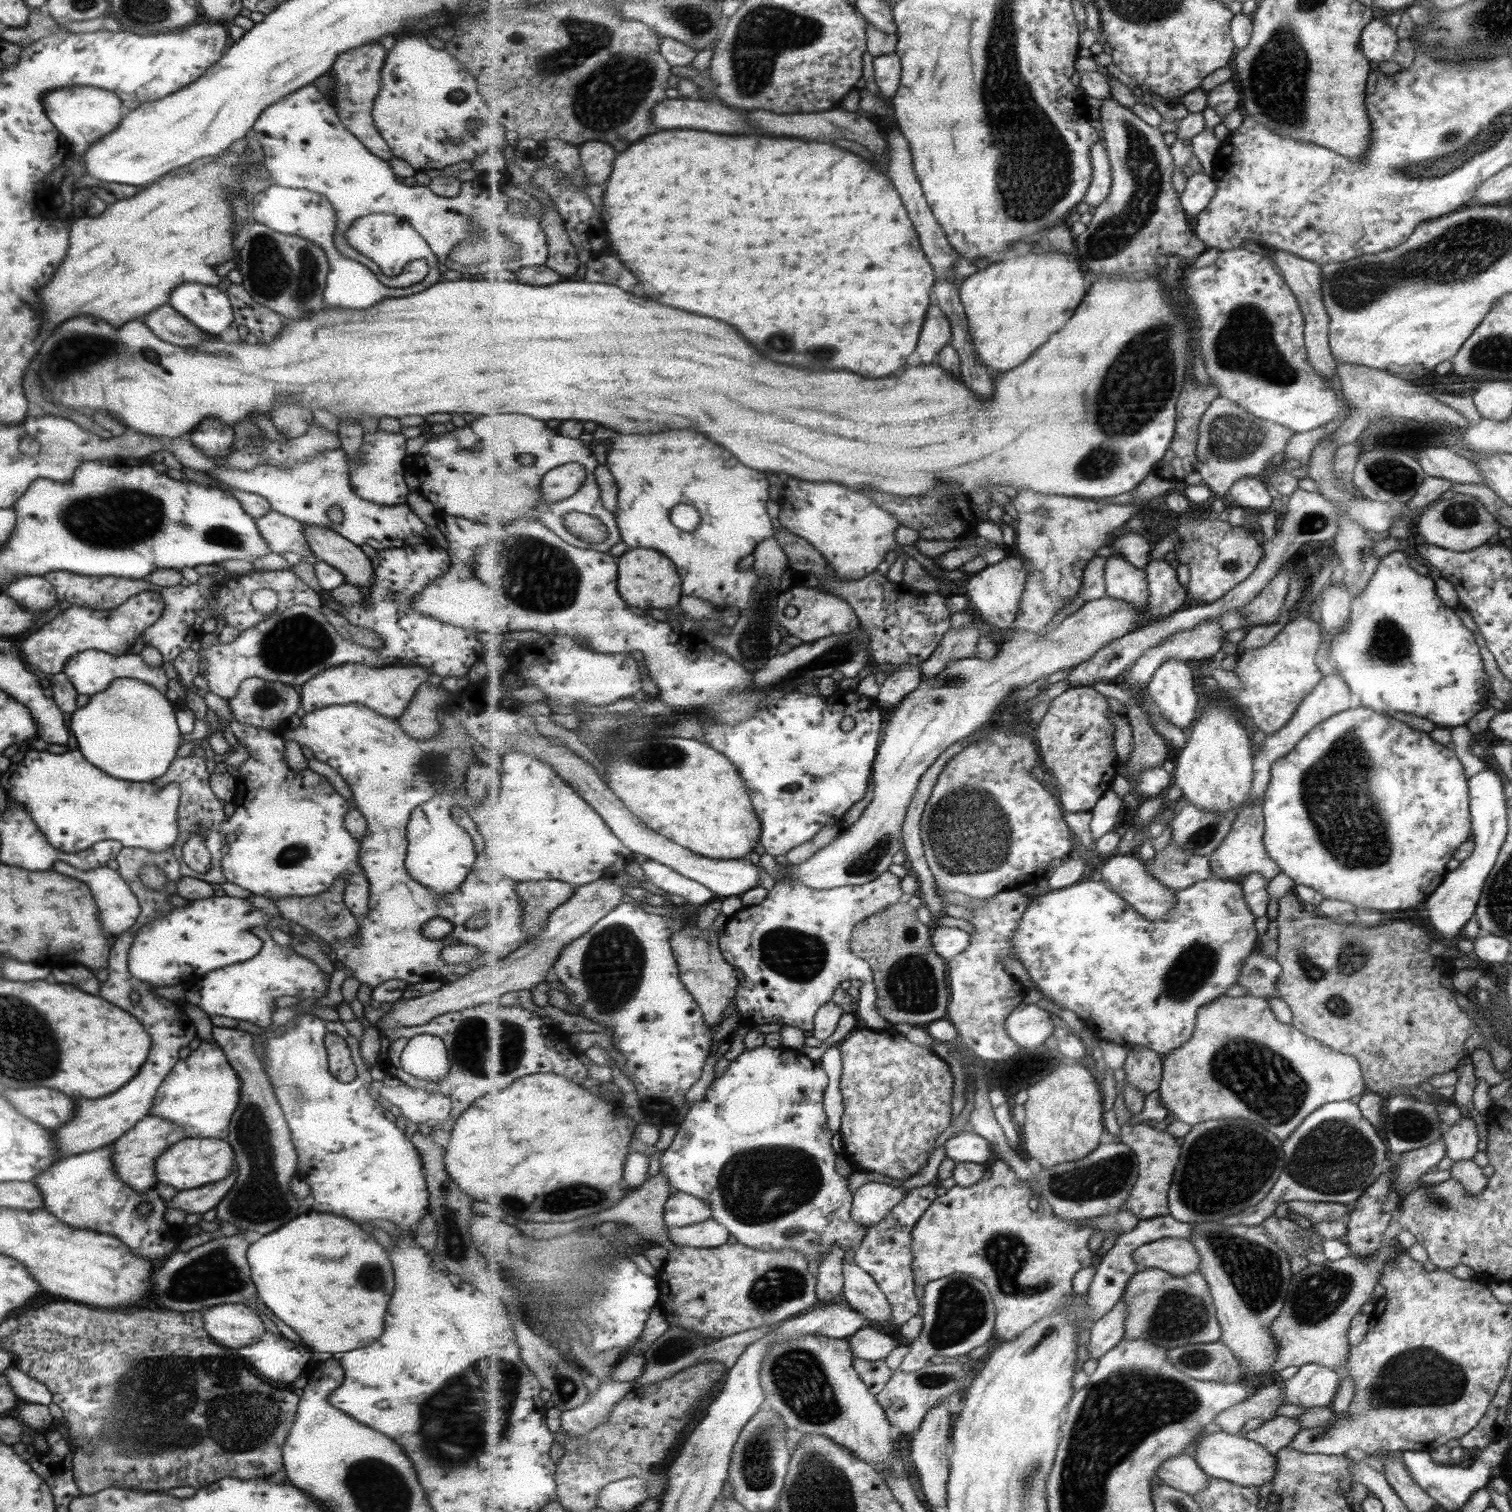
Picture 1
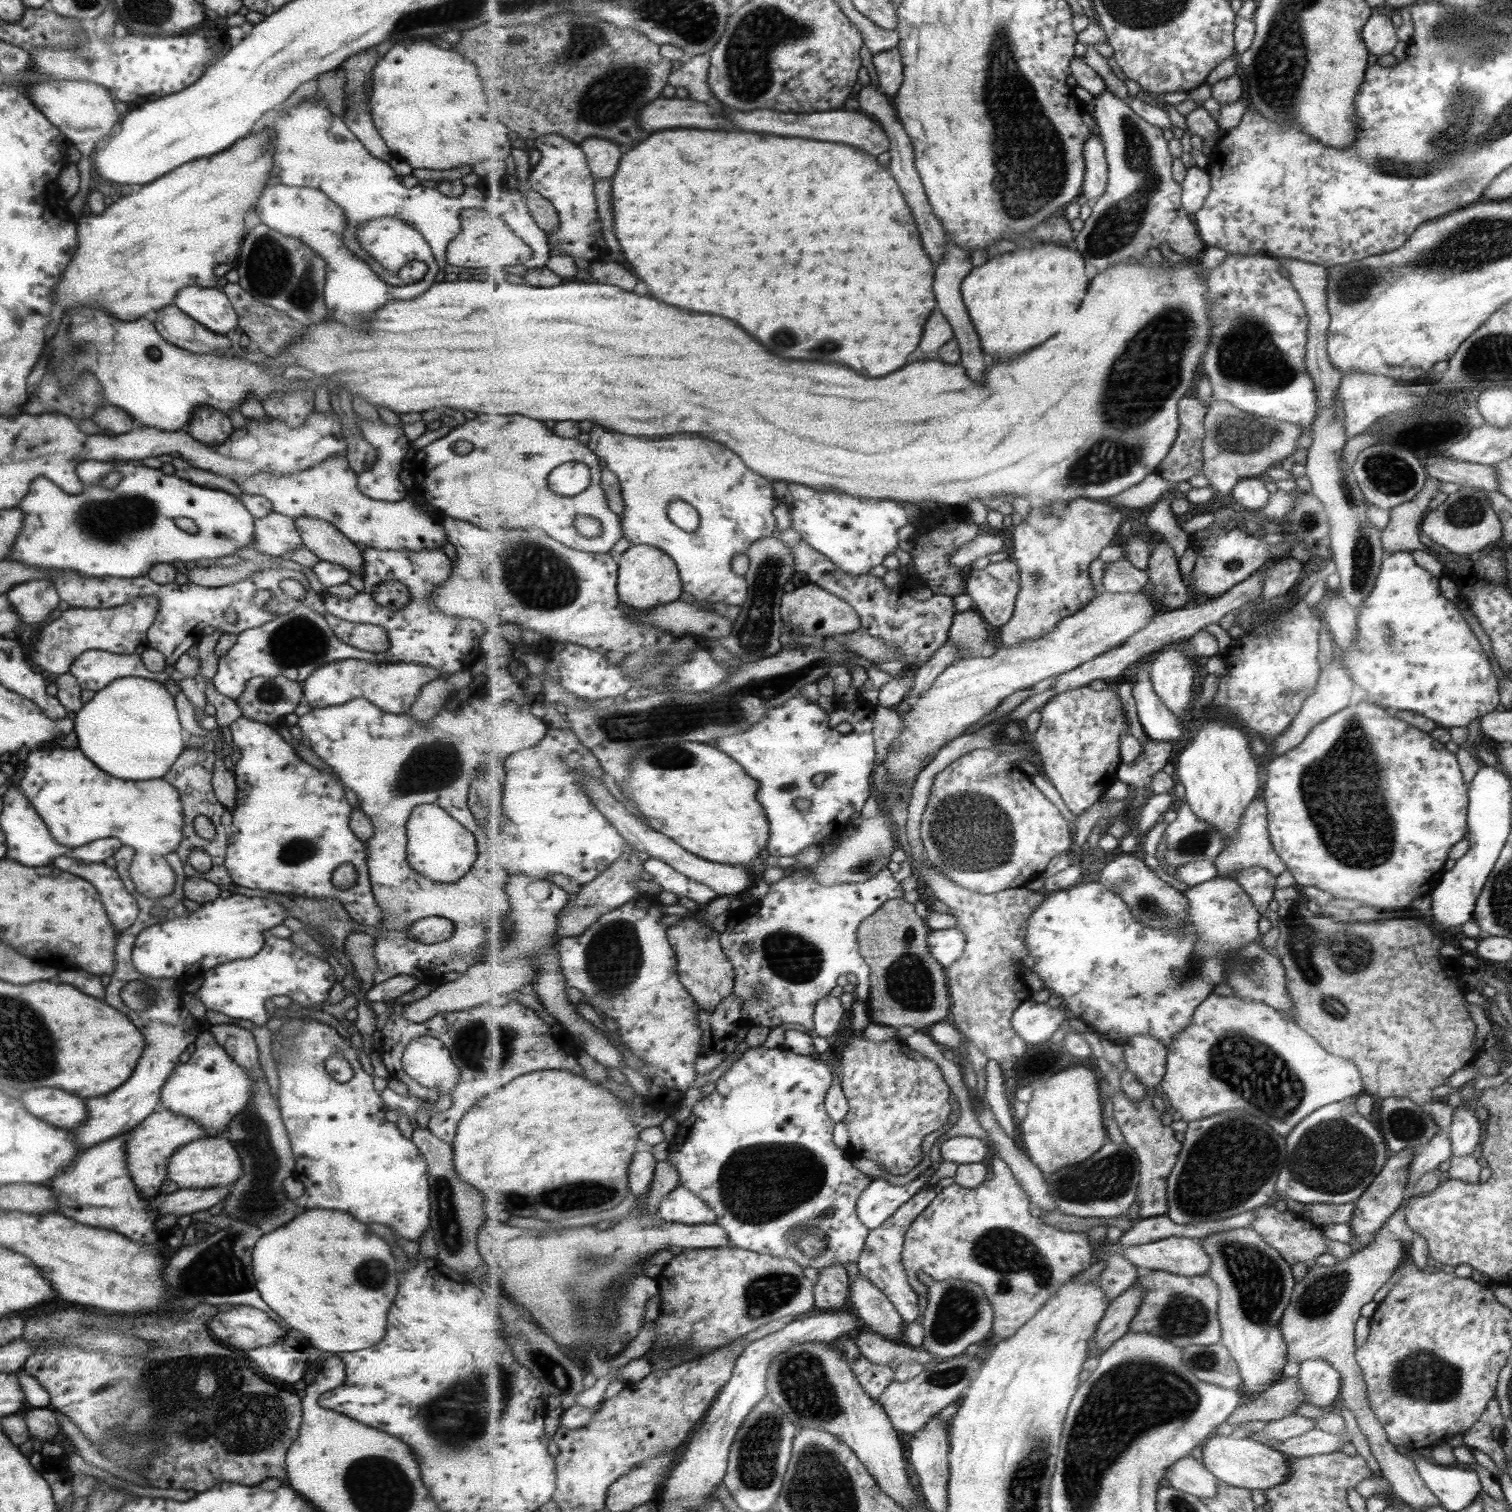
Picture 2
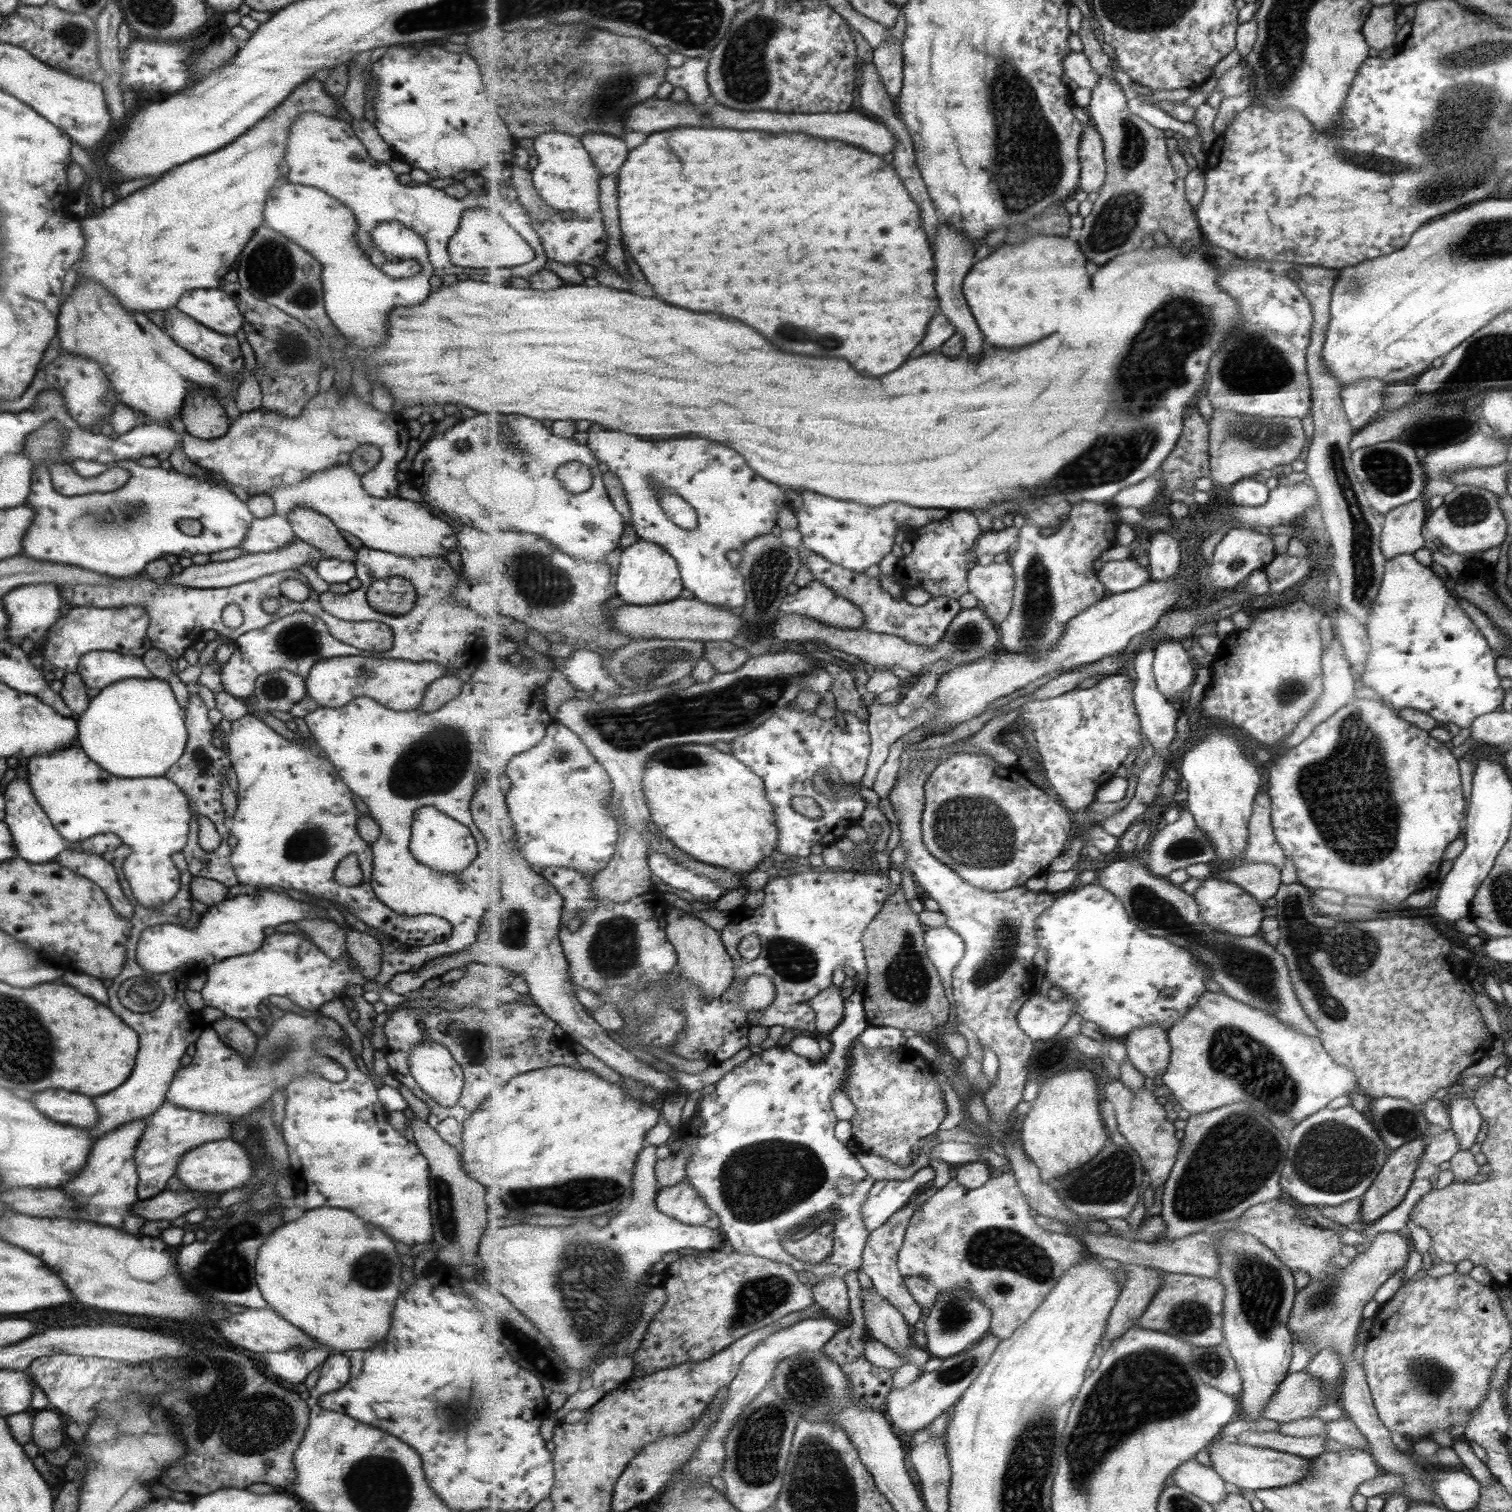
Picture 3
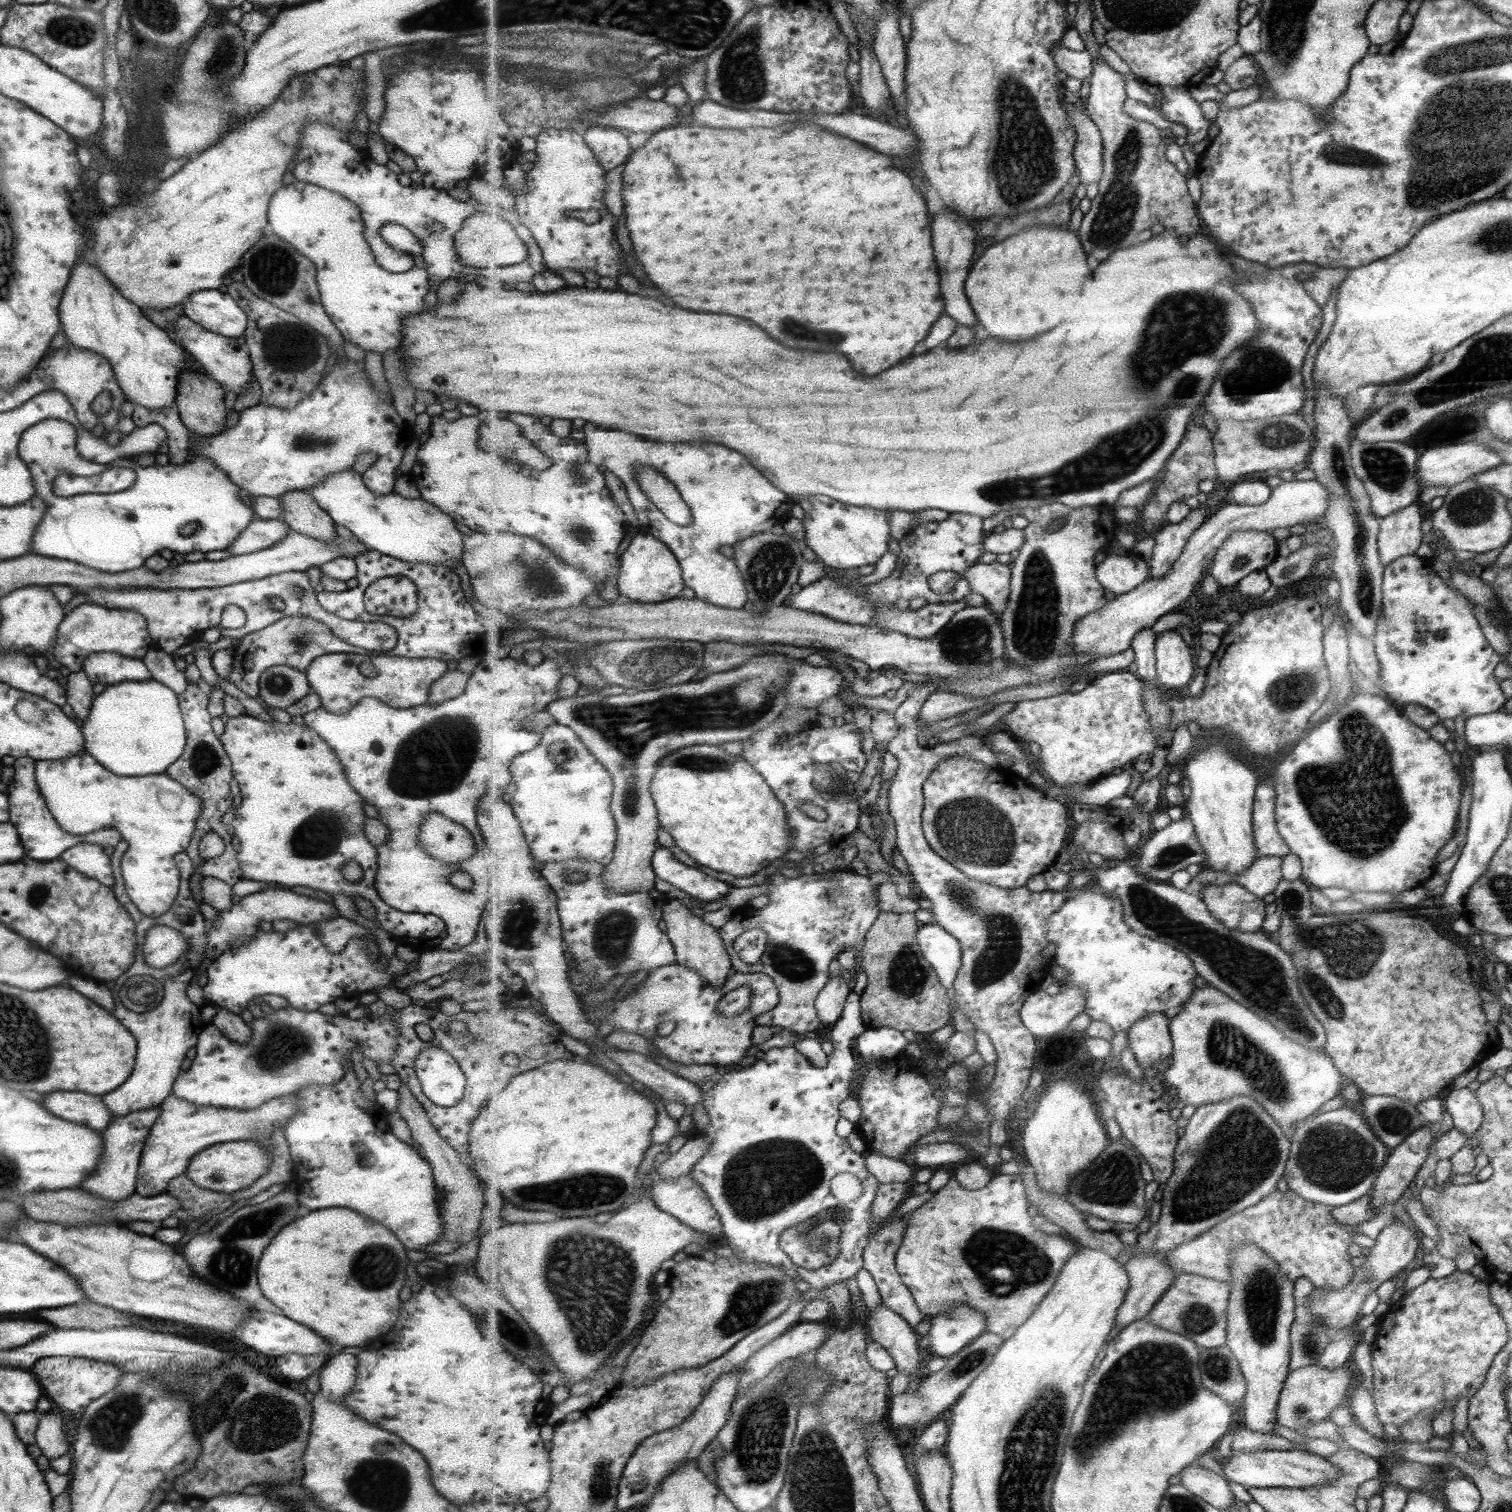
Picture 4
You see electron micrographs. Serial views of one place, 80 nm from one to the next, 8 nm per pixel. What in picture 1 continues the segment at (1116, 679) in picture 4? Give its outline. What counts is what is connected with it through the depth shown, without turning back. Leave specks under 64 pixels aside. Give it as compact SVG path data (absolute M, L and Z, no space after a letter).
M1078 686L1057 696L1042 717L1036 734L1039 751L1043 754L1045 772L1052 772L1058 781L1057 794L1064 810L1091 811L1101 797L1111 790L1118 775L1115 766L1117 752L1113 745L1115 724L1107 718L1111 702L1095 688Z

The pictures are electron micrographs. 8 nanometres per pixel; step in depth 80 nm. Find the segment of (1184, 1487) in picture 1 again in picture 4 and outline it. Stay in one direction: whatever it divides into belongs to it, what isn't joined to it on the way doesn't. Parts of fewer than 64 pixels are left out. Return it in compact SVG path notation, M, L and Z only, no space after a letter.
M1198 1464L1188 1466L1183 1470L1182 1484L1193 1494L1203 1497L1215 1508L1225 1510L1231 1508L1236 1502L1235 1494L1231 1492L1229 1481L1213 1470L1201 1467Z

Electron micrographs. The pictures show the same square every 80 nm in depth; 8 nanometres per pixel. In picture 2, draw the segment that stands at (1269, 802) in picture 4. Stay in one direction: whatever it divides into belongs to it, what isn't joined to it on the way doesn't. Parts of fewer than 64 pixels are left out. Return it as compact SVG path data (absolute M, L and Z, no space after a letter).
M1262 796L1249 805L1242 818L1241 826L1238 828L1238 833L1232 838L1231 842L1227 843L1226 849L1214 859L1214 863L1218 868L1219 876L1229 876L1231 872L1237 873L1241 869L1256 866L1267 868L1276 877L1285 872L1286 865L1279 858L1279 854L1277 854L1271 842L1270 826L1268 825L1268 806L1267 801Z

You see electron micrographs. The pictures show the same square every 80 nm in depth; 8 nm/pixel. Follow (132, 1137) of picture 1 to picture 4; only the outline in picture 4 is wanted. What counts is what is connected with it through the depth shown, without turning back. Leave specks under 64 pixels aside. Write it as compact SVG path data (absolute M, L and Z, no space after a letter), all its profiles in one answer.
M169 1095L160 1106L160 1116L155 1118L153 1127L145 1139L139 1165L136 1170L134 1192L142 1197L154 1197L165 1193L167 1183L187 1170L191 1157L208 1146L220 1142L249 1141L258 1136L269 1138L275 1125L284 1128L287 1120L295 1115L294 1096L267 1100L255 1110L231 1110L213 1106L195 1106L191 1102Z

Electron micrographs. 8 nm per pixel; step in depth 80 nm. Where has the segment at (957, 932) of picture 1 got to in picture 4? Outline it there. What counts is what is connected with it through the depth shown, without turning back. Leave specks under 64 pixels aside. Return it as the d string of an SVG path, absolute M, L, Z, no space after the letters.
M928 923L918 930L918 943L941 982L947 988L953 987L962 967L962 946L959 939L942 926Z

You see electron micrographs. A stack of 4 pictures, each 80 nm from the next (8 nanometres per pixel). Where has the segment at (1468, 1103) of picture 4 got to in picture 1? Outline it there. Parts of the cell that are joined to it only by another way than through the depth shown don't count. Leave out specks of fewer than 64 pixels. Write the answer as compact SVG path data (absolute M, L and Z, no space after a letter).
M1461 1118L1453 1126L1444 1128L1441 1142L1445 1148L1445 1156L1453 1162L1472 1160L1478 1143L1472 1119Z

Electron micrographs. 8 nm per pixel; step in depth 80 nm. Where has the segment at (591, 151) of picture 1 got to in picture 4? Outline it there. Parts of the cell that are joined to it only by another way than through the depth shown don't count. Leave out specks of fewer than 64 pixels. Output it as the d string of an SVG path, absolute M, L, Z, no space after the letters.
M615 127L588 128L583 136L587 146L594 151L595 157L608 172L626 164L633 152L627 136Z

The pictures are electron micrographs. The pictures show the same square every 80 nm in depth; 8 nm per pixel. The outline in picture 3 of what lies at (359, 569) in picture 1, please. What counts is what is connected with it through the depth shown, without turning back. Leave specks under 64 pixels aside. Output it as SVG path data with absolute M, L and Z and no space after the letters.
M293 507L286 515L294 536L319 549L324 558L354 562L355 549L339 535L338 528L309 507Z

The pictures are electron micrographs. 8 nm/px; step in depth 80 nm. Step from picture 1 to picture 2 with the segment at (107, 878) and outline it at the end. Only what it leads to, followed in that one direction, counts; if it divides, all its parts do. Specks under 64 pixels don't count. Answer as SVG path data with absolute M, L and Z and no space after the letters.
M57 857L52 865L59 870L74 874L90 882L98 892L99 900L103 903L105 915L117 932L123 932L135 920L138 906L123 886L117 871L103 863L84 863L69 857Z

